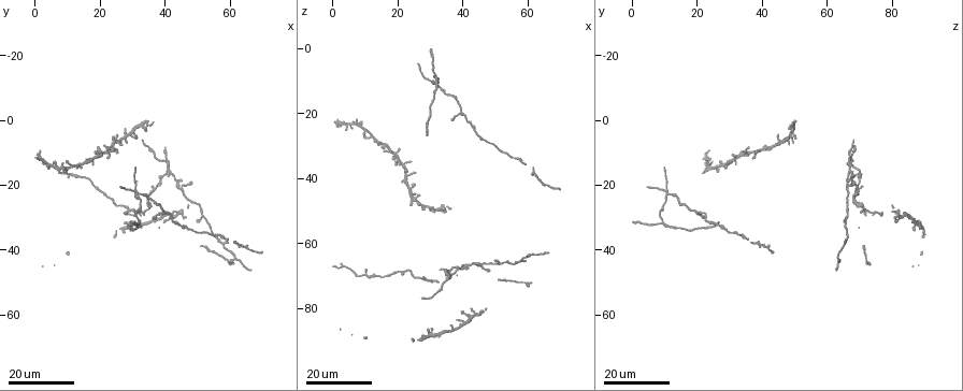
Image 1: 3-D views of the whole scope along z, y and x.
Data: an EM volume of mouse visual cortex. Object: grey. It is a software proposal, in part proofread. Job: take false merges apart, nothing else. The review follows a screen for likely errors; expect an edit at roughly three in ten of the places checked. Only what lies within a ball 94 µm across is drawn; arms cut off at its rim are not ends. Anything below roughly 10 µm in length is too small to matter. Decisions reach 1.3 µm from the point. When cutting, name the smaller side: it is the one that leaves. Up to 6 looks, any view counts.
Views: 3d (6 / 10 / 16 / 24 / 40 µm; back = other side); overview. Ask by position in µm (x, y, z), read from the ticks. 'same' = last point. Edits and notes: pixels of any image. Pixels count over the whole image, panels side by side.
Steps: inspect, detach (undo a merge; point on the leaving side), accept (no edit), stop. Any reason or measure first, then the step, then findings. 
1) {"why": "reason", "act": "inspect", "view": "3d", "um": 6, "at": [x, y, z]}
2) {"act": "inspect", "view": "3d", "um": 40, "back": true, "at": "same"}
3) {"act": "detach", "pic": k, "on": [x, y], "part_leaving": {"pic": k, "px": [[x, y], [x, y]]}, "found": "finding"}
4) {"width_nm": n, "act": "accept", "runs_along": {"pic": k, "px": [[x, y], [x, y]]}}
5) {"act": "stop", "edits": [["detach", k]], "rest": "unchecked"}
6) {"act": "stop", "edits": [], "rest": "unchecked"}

{"why": "calibre changes", "act": "inspect", "view": "3d", "um": 16, "at": [62.0, 42.5, 63.0]}

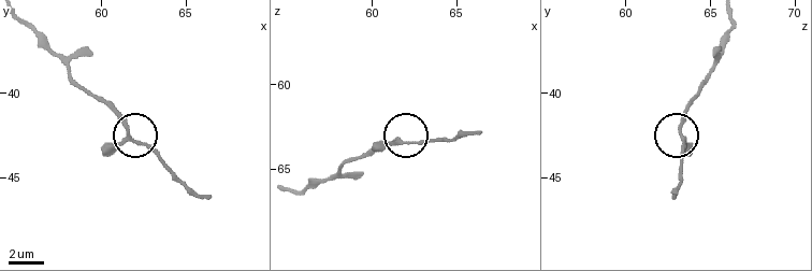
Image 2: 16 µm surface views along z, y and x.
{"act": "inspect", "view": "3d", "um": 10, "at": [61.6, 42.5, 63.3]}

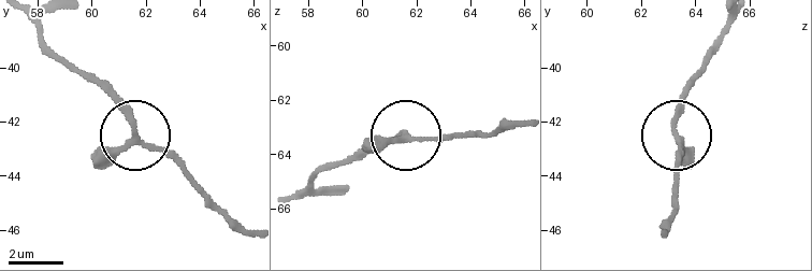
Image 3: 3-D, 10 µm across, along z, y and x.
{"arms": 3, "act": "accept", "runs_along": {"pic": 3, "px": [[30, 20], [120, 111], [132, 131], [208, 199]]}, "found": "all the same neuron"}

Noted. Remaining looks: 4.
{"act": "inspect", "view": "3d", "um": 16, "at": [51.5, 28.5, 65.5]}

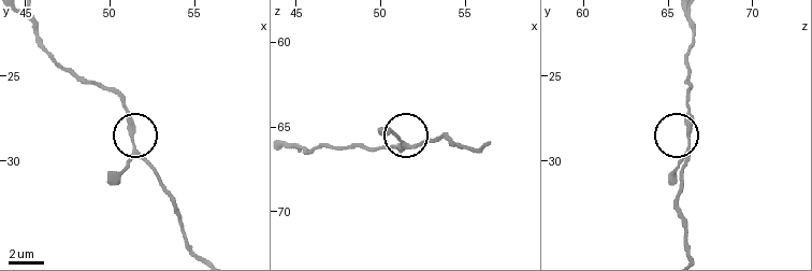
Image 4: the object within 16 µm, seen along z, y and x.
{"why": "zoom in", "act": "inspect", "view": "3d", "um": 6, "at": [51.3, 28.7, 66.3]}

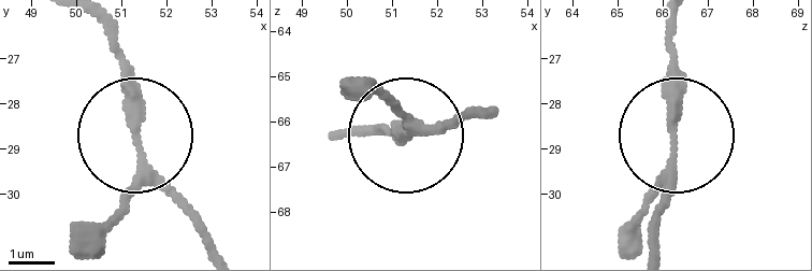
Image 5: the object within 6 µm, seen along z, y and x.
{"arms": 3, "act": "accept", "runs_along": {"pic": 5, "px": [[670, 24], [670, 197], [660, 240]]}, "found": "continuous, no second neuron"}

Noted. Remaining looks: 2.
{"act": "inspect", "view": "3d", "um": 24, "at": [42.0, 15.5, 67.0]}

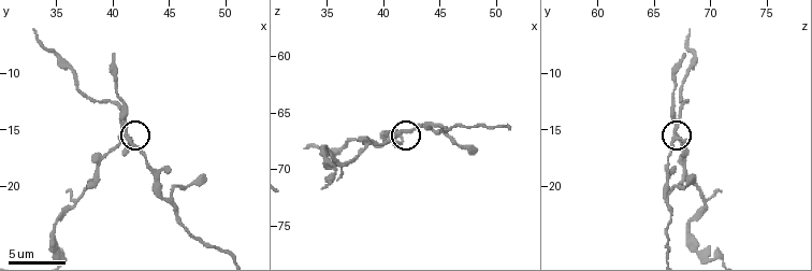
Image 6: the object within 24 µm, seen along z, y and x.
{"act": "inspect", "view": "3d", "um": 10, "at": [41.6, 15.8, 66.8]}

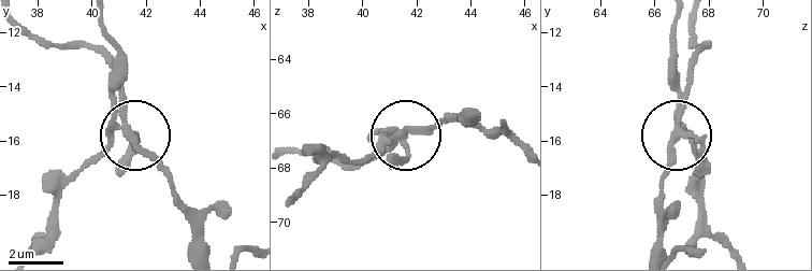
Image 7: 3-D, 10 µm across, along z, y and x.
{"act": "detach", "pic": 7, "on": [122, 159], "found": "a second neuron is stuck on"}

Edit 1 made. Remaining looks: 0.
{"act": "stop", "edits": [["detach", 7]], "rest": "unchecked"}

